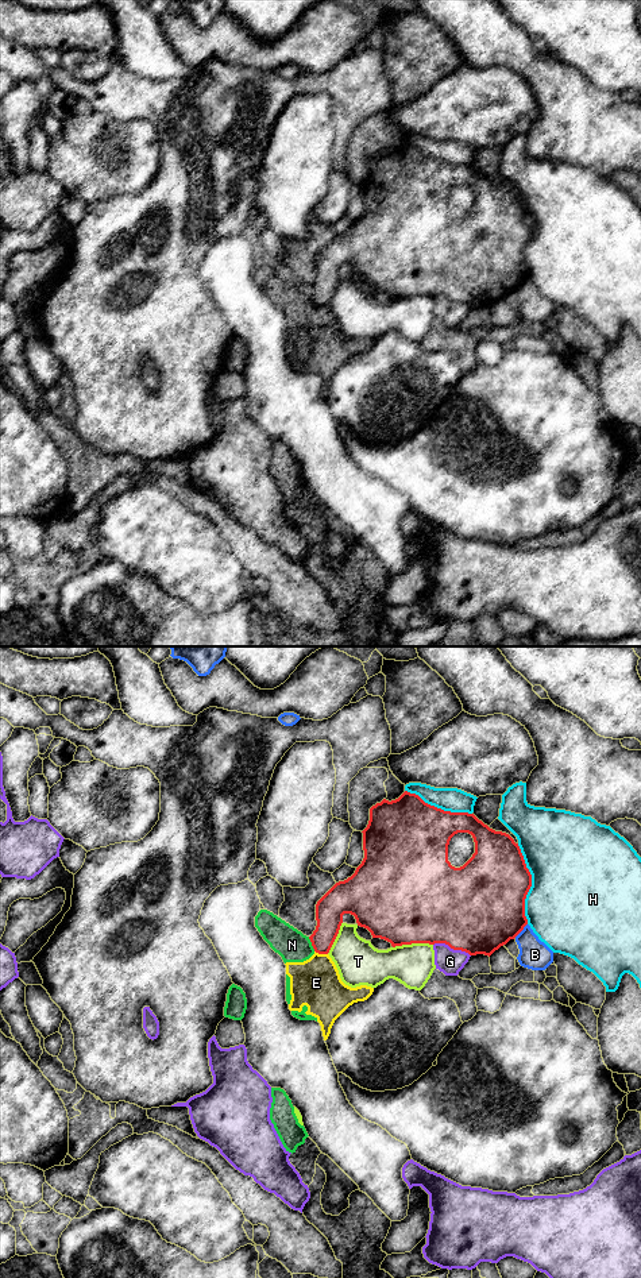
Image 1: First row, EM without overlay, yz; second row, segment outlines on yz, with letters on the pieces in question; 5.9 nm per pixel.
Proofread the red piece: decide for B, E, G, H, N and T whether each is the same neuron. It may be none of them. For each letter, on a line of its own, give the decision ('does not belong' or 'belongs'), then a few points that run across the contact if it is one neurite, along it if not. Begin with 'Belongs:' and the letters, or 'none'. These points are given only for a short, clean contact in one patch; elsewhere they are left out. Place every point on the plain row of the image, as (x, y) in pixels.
Belongs: none
B: does not belong
E: does not belong
G: does not belong
H: does not belong
N: does not belong; line yz (308, 289), (315, 302)
T: does not belong

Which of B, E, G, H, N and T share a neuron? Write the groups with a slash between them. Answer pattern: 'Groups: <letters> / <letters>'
Groups: B / E N / G / H / T

